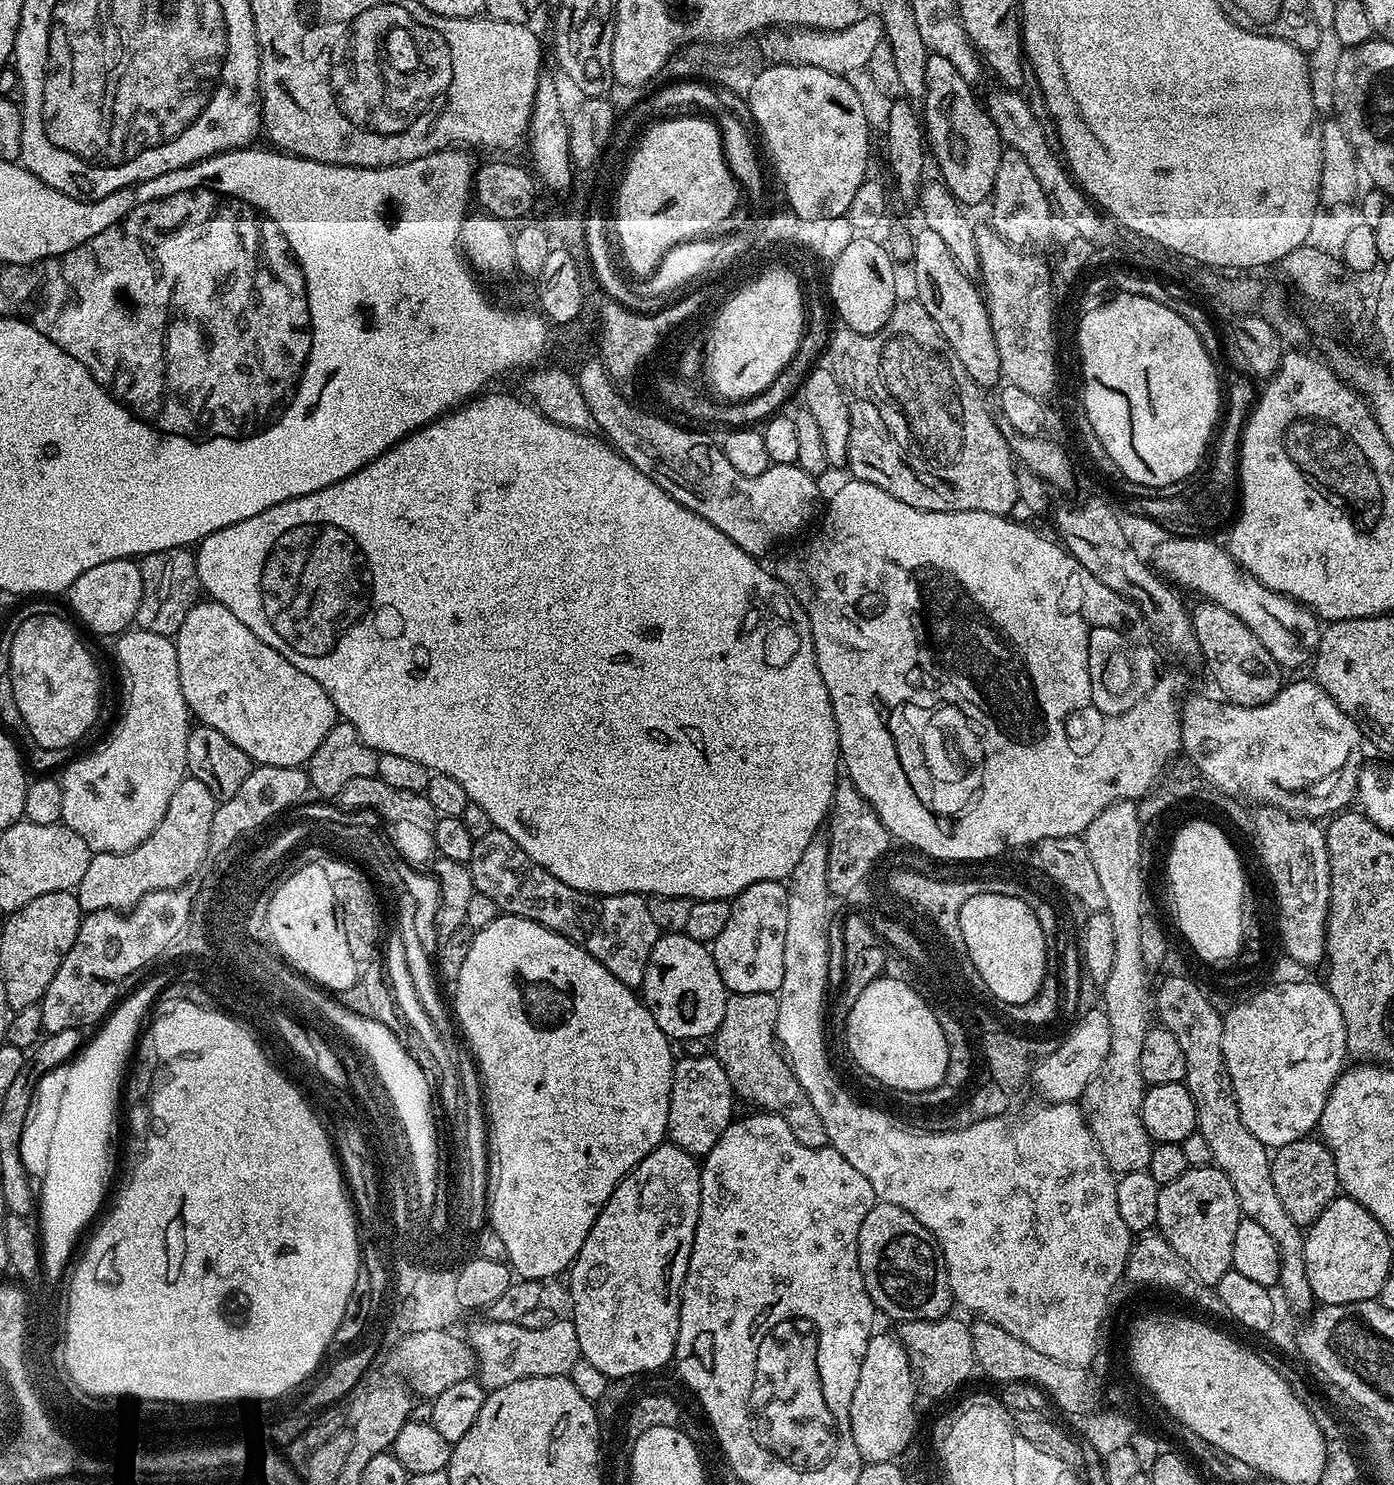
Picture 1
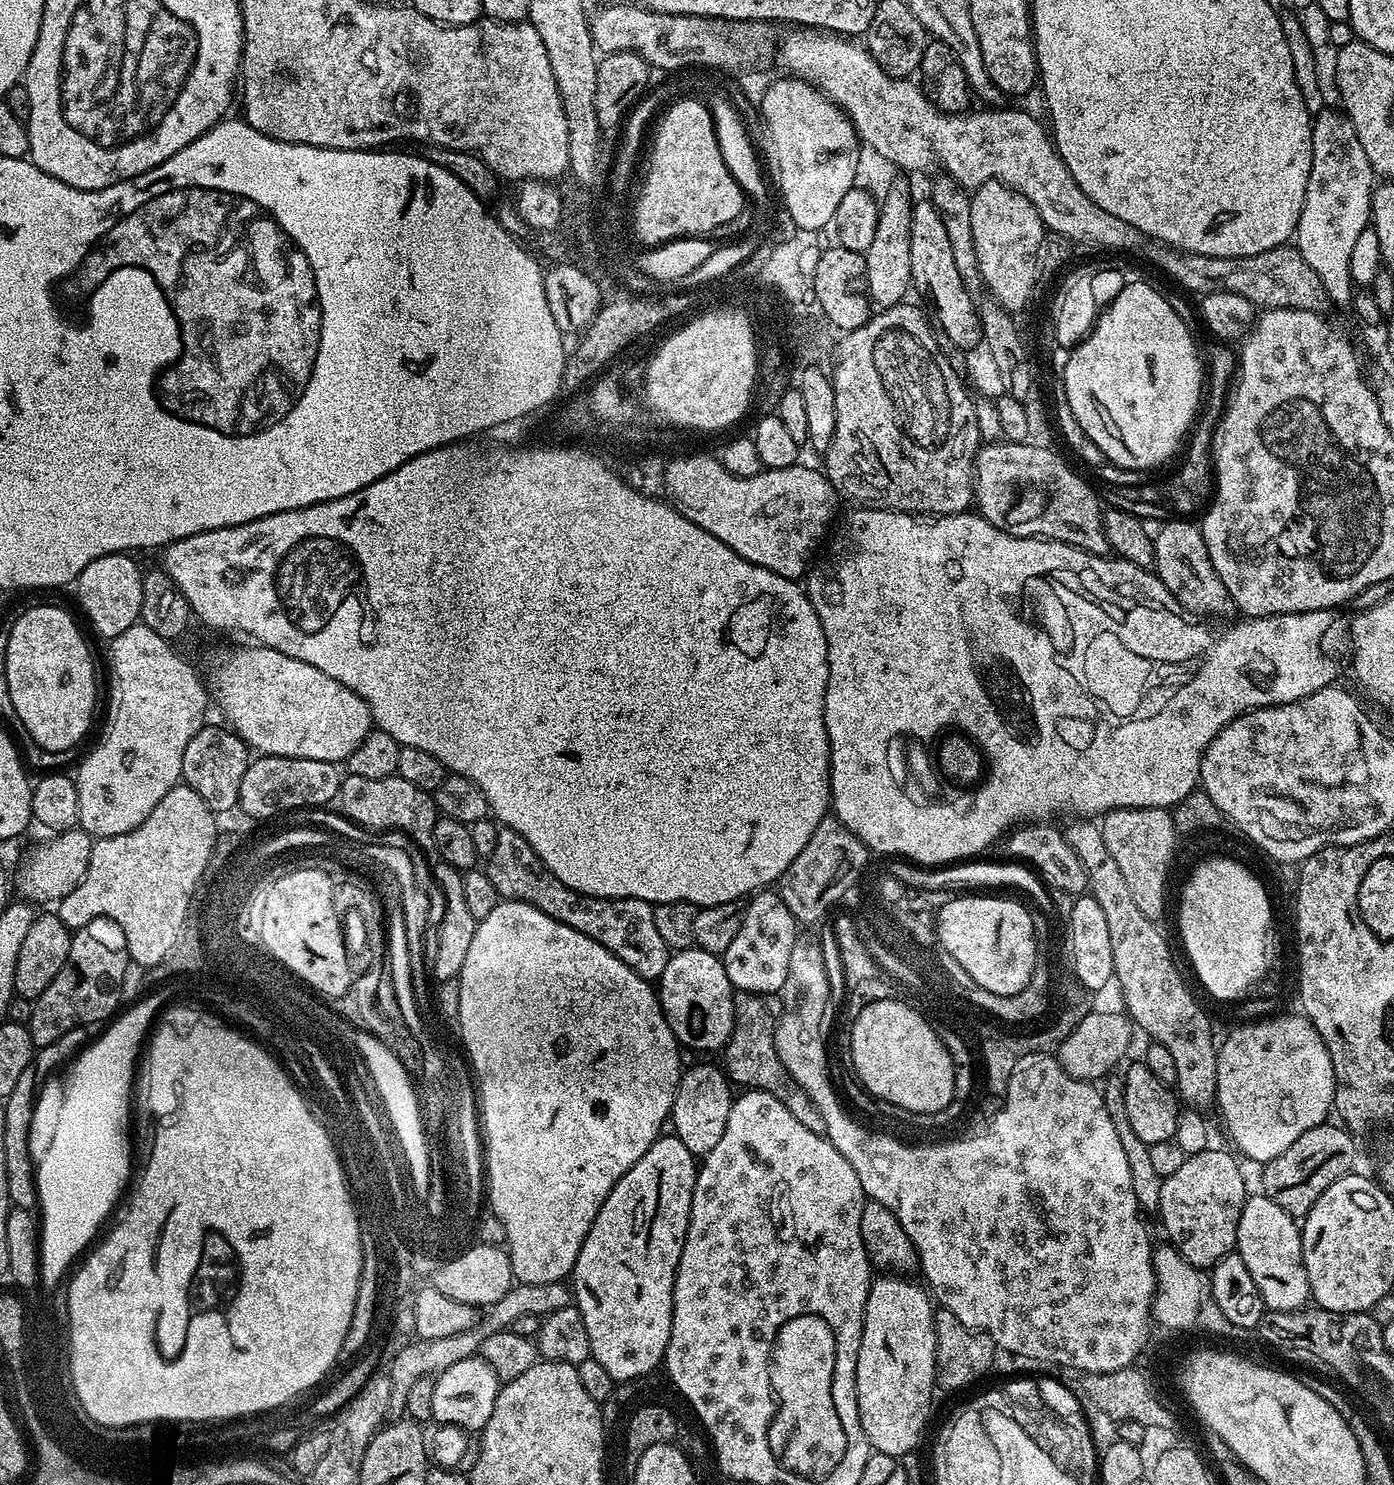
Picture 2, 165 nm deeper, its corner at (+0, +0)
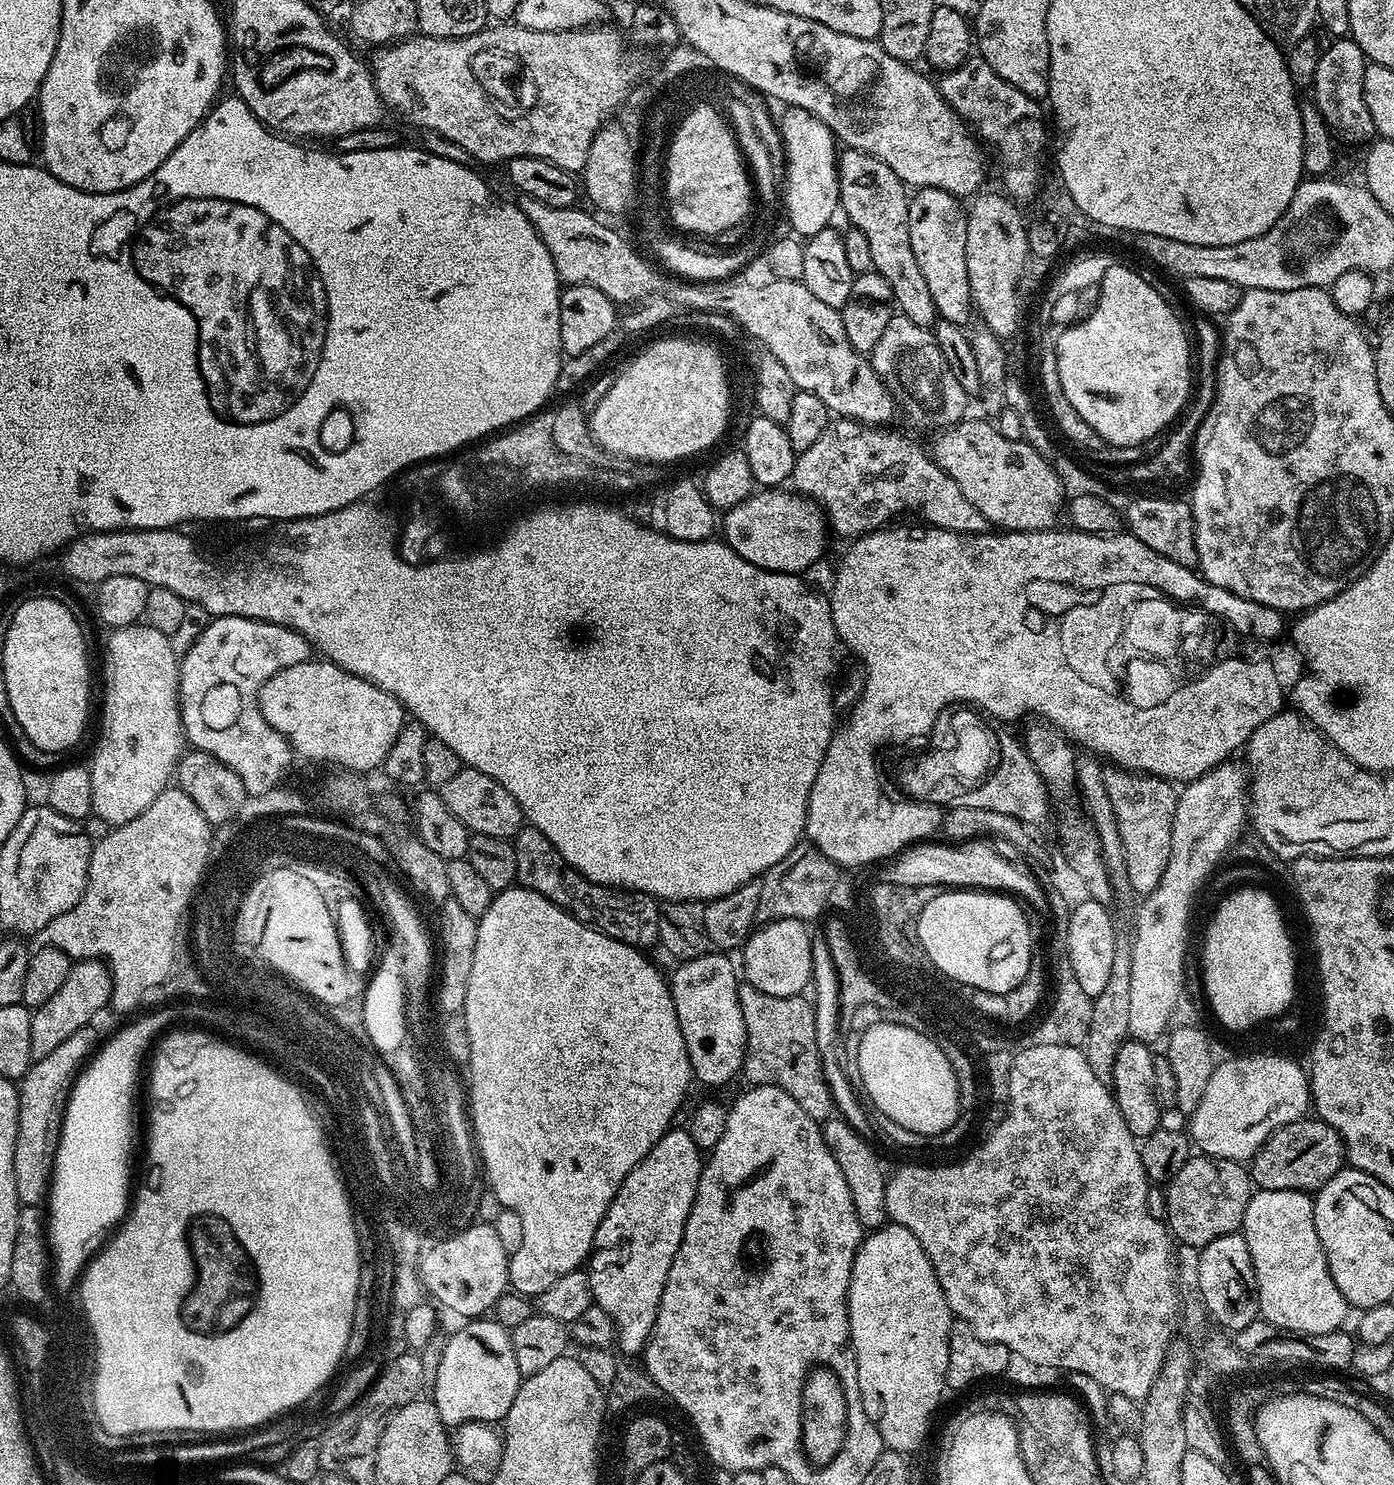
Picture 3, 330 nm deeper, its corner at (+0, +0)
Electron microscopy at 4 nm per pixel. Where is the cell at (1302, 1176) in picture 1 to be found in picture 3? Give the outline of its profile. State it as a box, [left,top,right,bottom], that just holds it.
[1250,1118,1346,1194]

